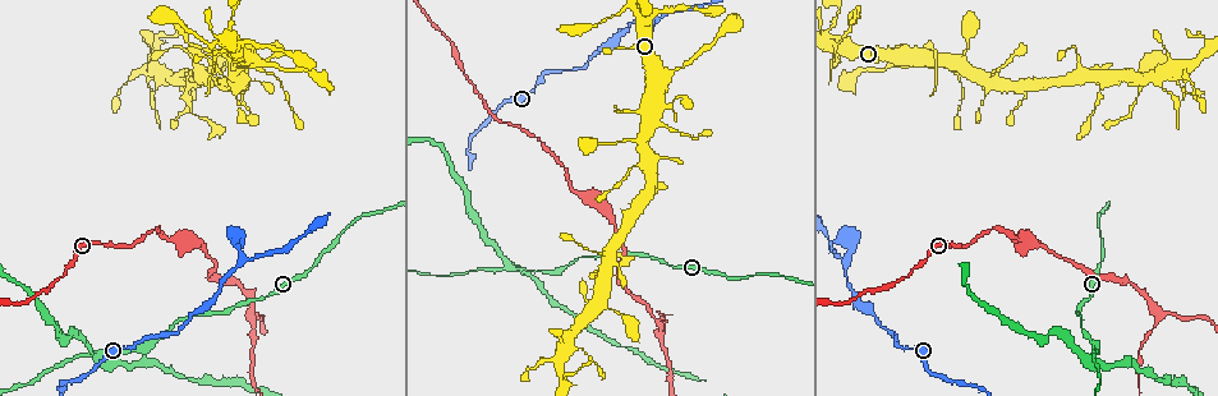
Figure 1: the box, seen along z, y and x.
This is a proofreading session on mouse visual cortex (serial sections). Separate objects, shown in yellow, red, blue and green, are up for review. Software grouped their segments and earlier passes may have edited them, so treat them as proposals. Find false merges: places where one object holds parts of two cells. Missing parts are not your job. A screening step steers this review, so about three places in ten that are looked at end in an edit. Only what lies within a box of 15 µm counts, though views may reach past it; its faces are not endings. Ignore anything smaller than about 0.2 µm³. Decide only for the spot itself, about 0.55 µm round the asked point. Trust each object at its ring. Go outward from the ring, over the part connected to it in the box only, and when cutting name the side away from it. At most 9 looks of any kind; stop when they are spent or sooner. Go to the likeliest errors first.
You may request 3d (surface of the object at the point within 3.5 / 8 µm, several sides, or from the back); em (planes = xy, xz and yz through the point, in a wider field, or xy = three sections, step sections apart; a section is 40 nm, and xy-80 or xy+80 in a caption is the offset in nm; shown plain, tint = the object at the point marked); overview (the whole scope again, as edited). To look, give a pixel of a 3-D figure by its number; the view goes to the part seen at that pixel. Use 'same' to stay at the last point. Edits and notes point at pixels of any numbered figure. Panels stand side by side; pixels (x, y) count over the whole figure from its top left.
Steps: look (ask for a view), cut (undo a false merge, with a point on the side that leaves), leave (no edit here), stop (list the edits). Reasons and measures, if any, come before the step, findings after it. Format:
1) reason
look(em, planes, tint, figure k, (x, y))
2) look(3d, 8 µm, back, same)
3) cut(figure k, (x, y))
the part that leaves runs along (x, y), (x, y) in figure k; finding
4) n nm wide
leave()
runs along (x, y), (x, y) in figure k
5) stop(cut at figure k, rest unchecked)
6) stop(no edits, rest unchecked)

two arms at a narrow angle
look(3d, 3.5 µm, back, figure 1, (524, 269))

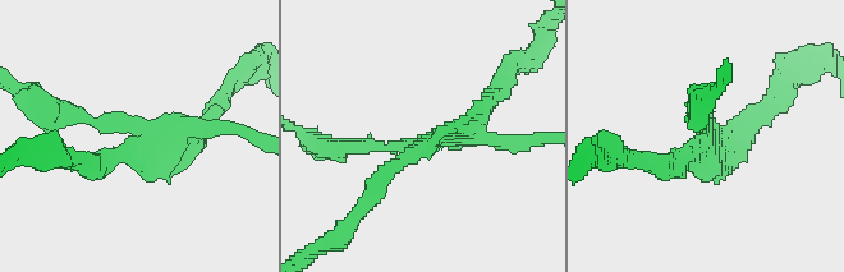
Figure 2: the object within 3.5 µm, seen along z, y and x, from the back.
look(em, xy, step 1, tint, figure 2, (429, 141))

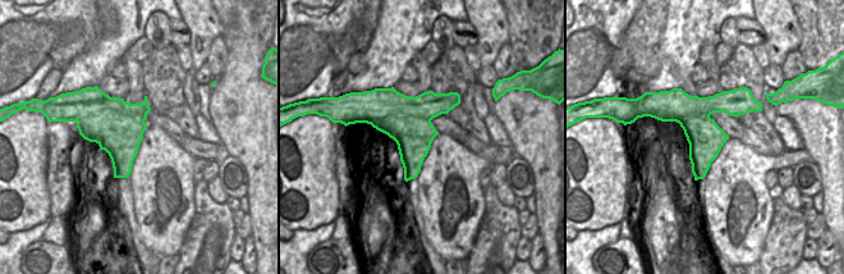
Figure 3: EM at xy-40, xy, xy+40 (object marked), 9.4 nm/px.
cut(figure 2, (110, 153))
the part that leaves runs along (437, 139), (481, 120), (513, 68) in figure 2; two cells meet here

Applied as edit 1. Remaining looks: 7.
arms part here
look(3d, 3.5 µm, figure 1, (848, 260))

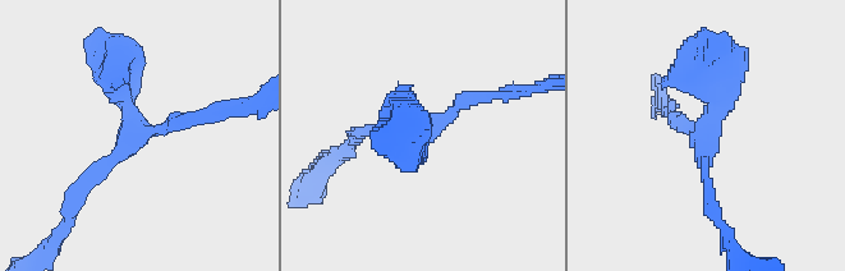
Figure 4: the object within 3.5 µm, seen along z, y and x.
need the tissue
look(em, xy, step 3, tint, figure 4, (132, 132))

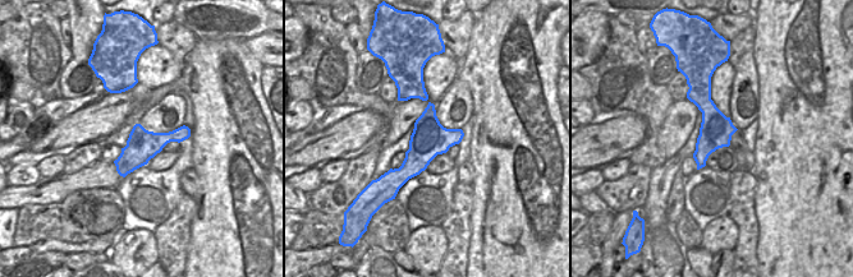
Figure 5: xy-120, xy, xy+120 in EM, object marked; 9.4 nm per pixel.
340 nm wide
leave()
runs along (76, 194), (134, 132), (110, 54) in figure 4; continuous, no second cell

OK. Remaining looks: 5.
thick turns thin
look(3d, 3.5 µm, figure 1, (613, 217))

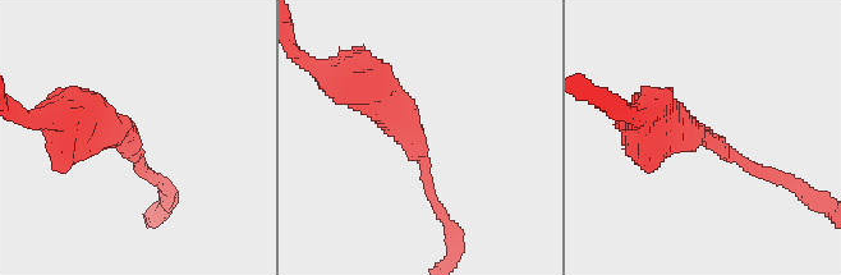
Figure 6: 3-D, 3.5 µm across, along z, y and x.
look(em, planes, tint, figure 6, (124, 131))

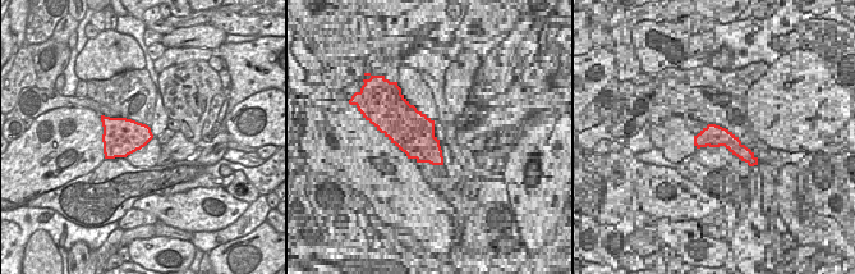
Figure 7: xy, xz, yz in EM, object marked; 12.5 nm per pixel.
leave()
runs along (345, 77), (412, 129), (431, 195) in figure 6; one cell here

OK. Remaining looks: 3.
look(3d, 8 µm, figure 1, (662, 75))

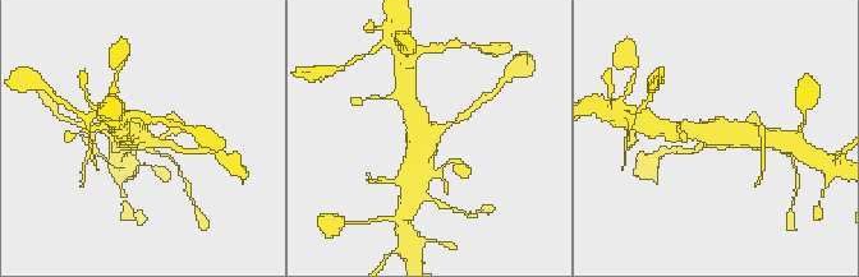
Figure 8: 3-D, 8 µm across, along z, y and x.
shape alone is not enough
look(em, xy, step 5, tint, figure 8, (143, 138))

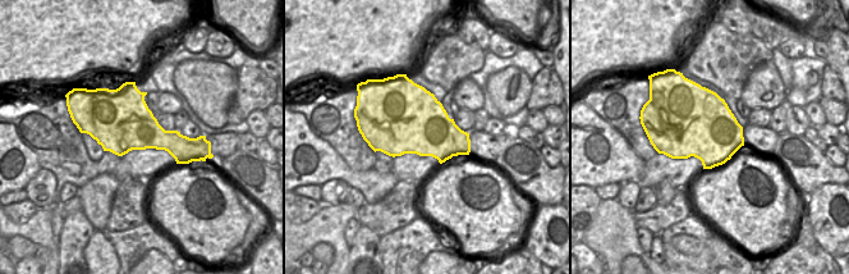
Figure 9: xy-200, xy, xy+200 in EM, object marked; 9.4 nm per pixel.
650 nm wide
leave()
runs along (408, 97), (418, 116), (414, 170) in figure 8; all the same cell

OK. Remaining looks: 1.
stop(cut at figure 2, rest unchecked)

